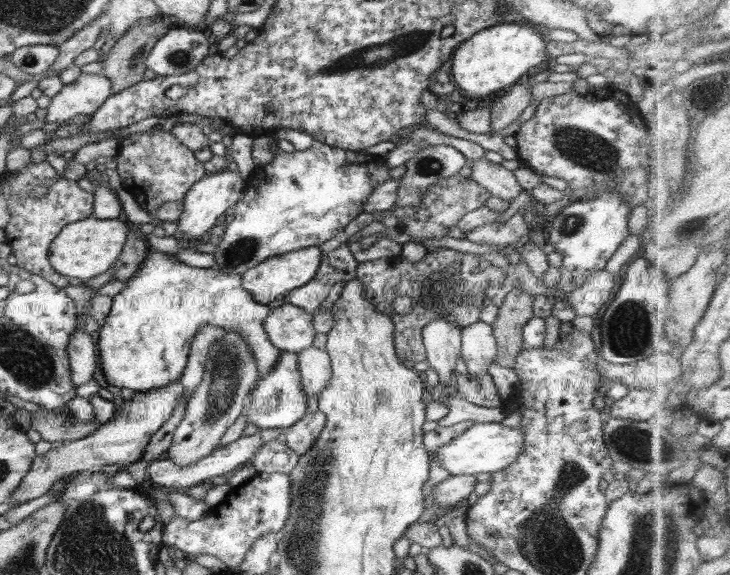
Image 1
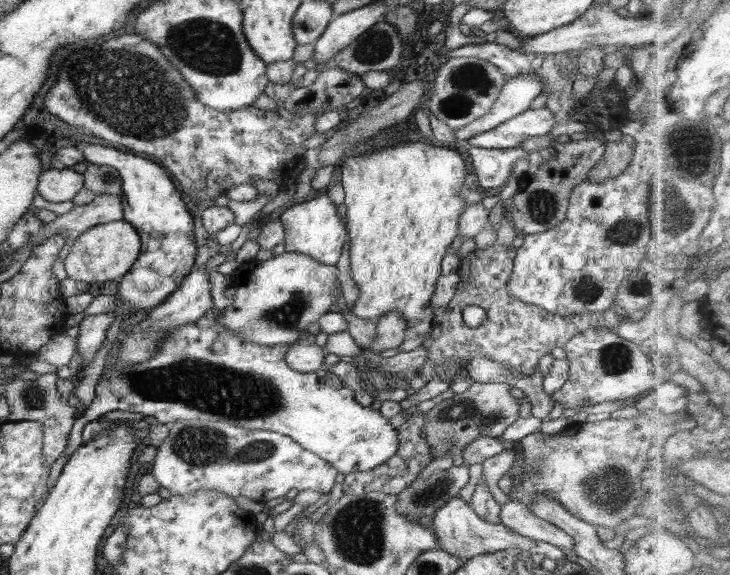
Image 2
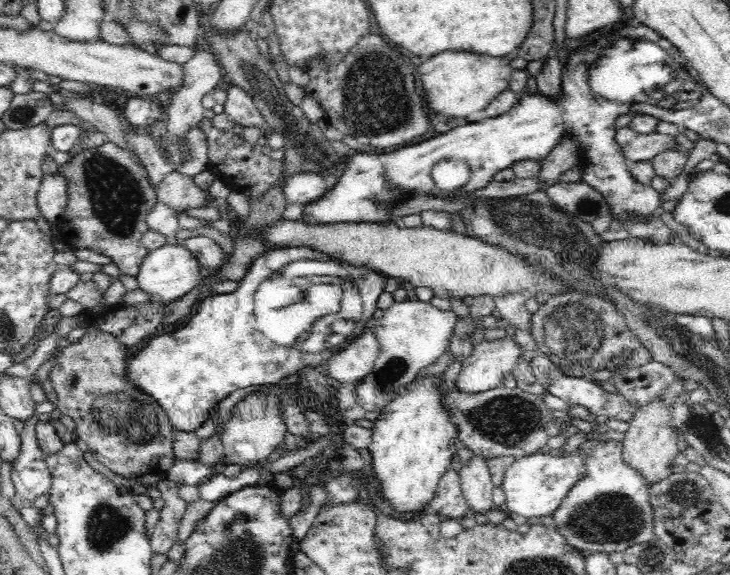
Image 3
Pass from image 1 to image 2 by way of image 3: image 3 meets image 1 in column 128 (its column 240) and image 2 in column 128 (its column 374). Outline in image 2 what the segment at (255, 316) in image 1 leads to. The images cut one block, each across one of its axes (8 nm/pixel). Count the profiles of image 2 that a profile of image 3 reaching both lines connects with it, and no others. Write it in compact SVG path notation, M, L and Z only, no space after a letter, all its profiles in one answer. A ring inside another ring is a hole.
M84 142L84 144L80 147L83 152L83 157L85 160L87 160L89 163L92 164L106 164L110 165L111 167L114 167L116 171L120 173L120 178L122 178L122 196L121 201L123 206L123 219L126 222L129 222L135 229L136 232L140 235L141 238L141 251L139 254L139 257L136 259L136 262L130 267L130 270L122 277L122 281L120 282L120 285L118 286L118 292L117 297L119 298L119 303L121 306L119 306L118 310L113 310L112 312L105 312L104 314L94 314L94 315L86 315L79 317L80 323L79 323L79 332L78 337L76 339L77 344L77 351L80 356L83 358L84 364L81 366L81 369L79 370L79 373L74 378L75 381L79 382L83 376L83 369L84 367L90 363L91 361L96 358L96 354L98 354L98 348L102 346L102 342L106 340L106 331L108 330L110 324L114 321L114 319L117 316L120 316L122 313L129 312L131 310L136 310L139 314L139 316L142 316L143 314L147 313L149 310L154 308L155 306L158 306L160 303L163 303L169 295L171 295L175 290L178 290L178 287L182 284L182 281L184 280L184 277L187 274L190 274L190 271L195 266L195 258L197 257L197 246L196 246L196 237L195 237L195 230L193 229L193 219L190 215L190 211L188 211L188 208L186 207L186 204L184 203L184 200L182 200L182 194L178 192L178 188L176 188L176 184L174 184L174 180L172 177L168 176L166 173L166 169L161 165L158 164L155 161L152 161L148 158L143 158L137 155L134 155L133 153L127 153L125 150L124 152L120 152L120 150L114 150L114 148L108 148L108 146L112 145L106 145L106 144L88 144L87 142Z

